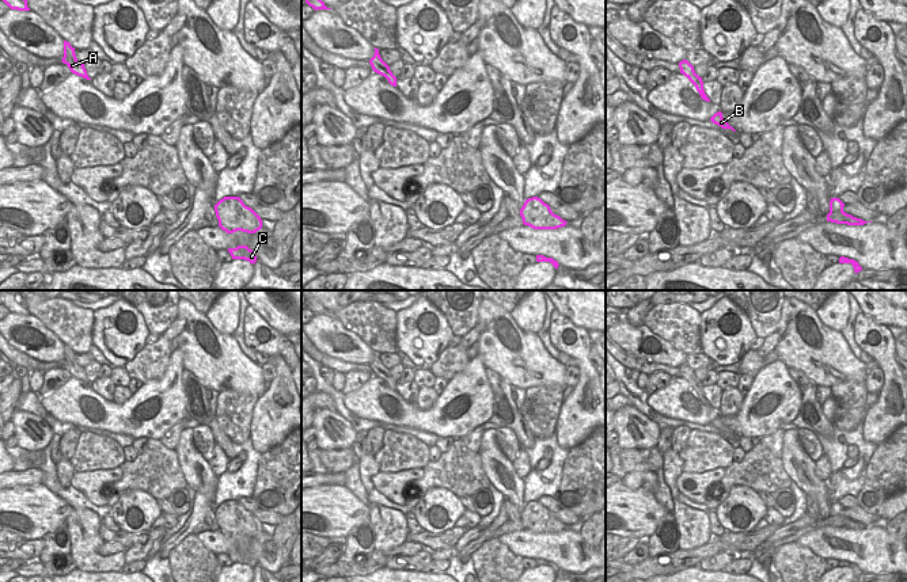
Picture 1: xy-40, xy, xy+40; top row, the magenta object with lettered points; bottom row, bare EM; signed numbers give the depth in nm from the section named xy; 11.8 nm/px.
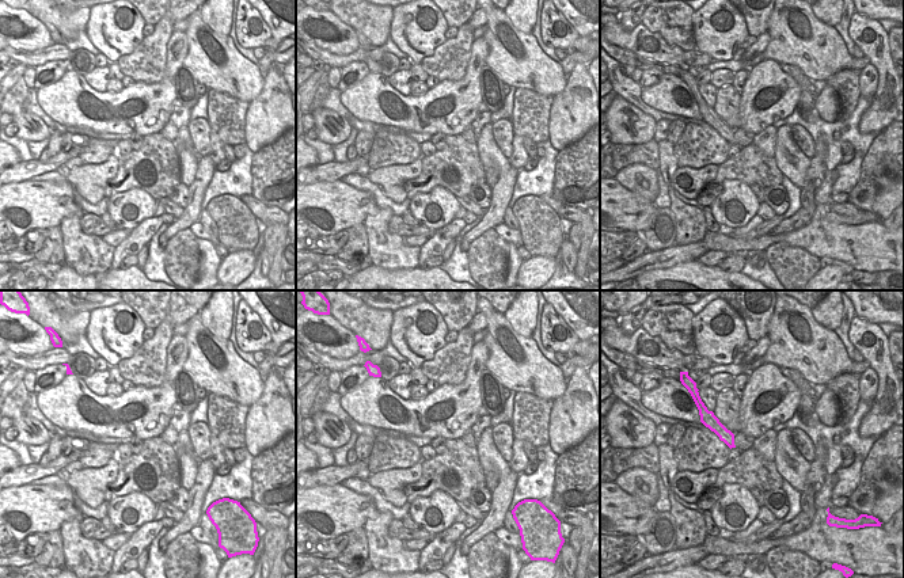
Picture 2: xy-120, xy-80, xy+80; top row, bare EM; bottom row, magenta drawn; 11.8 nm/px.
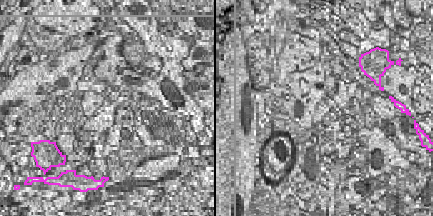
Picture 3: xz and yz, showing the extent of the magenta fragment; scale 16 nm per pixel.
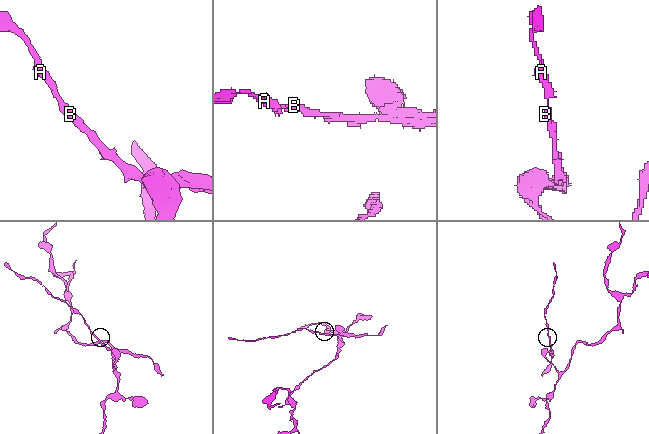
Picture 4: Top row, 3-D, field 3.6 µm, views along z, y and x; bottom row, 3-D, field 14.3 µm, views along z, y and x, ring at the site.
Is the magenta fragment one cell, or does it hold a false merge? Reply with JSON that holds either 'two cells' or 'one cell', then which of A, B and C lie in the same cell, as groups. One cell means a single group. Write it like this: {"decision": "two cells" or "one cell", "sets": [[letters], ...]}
{"decision": "two cells", "sets": [["A", "B"], ["C"]]}

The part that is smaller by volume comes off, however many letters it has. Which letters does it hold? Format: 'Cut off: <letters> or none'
Cut off: A, B

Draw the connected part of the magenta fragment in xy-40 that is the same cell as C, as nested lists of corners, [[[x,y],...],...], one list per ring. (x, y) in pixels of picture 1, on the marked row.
[[[238,246],[236,248],[228,248],[228,252],[231,254],[232,259],[244,259],[253,265],[257,262],[257,255],[247,246]]]

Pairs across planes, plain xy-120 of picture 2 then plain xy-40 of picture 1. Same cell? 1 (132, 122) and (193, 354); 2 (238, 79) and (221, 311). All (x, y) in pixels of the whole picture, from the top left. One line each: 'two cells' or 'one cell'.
1: two cells
2: two cells

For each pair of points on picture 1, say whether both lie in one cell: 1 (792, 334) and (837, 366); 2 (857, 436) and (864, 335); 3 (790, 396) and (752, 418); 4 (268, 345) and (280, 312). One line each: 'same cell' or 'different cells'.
1: same cell
2: different cells
3: same cell
4: different cells

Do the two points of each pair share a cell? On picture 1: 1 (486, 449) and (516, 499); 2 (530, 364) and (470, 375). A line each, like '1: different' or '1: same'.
1: same
2: different

